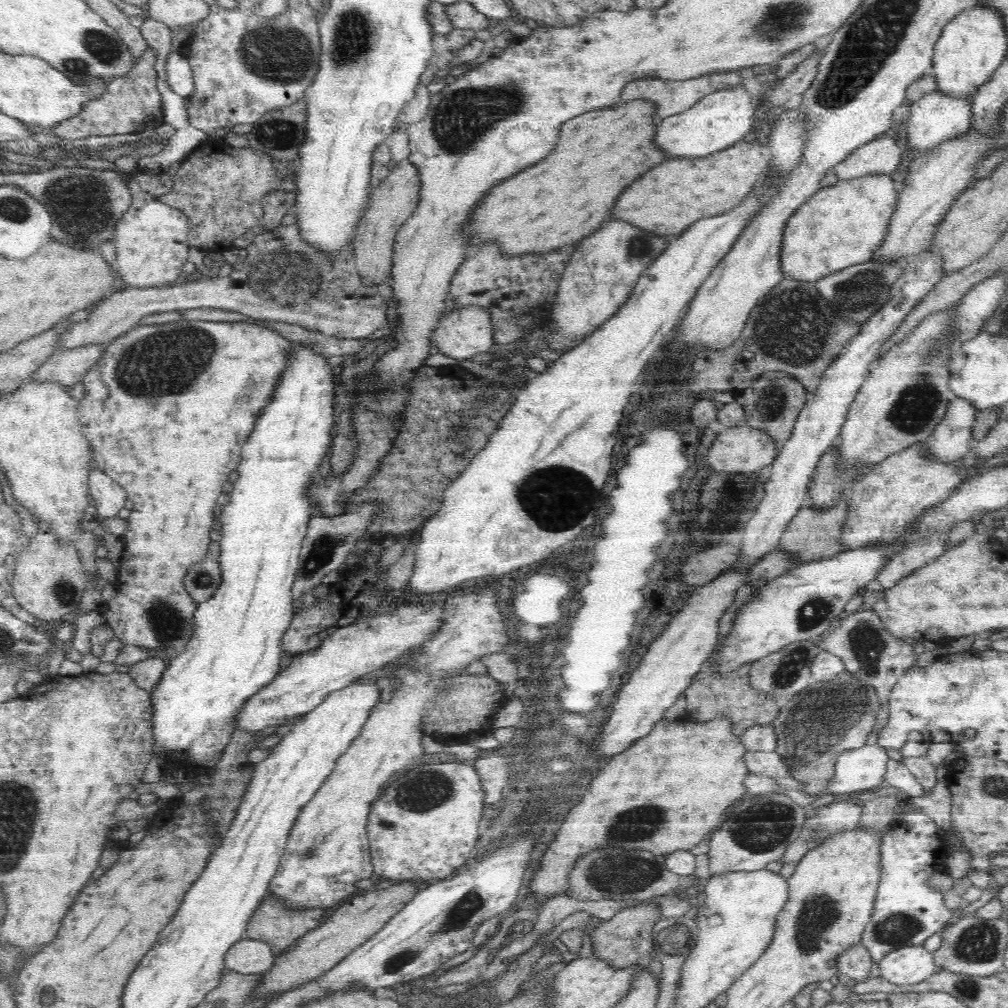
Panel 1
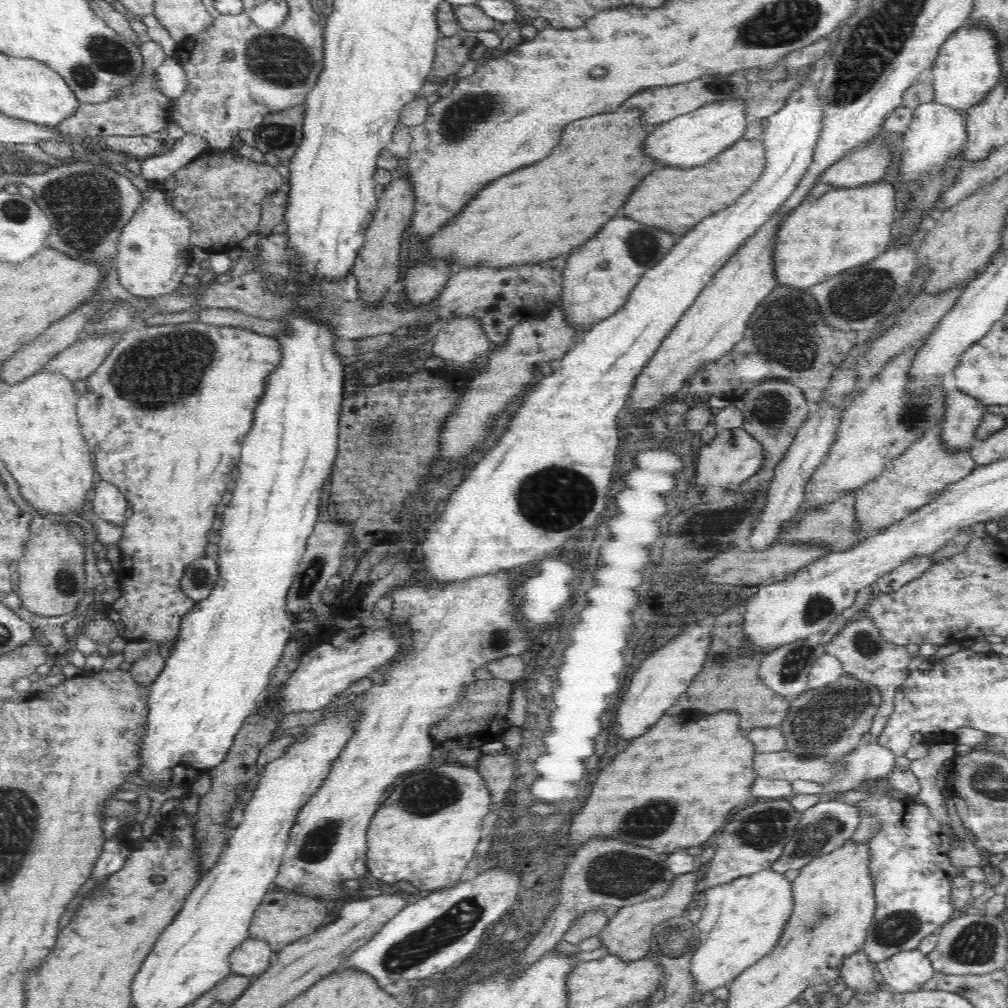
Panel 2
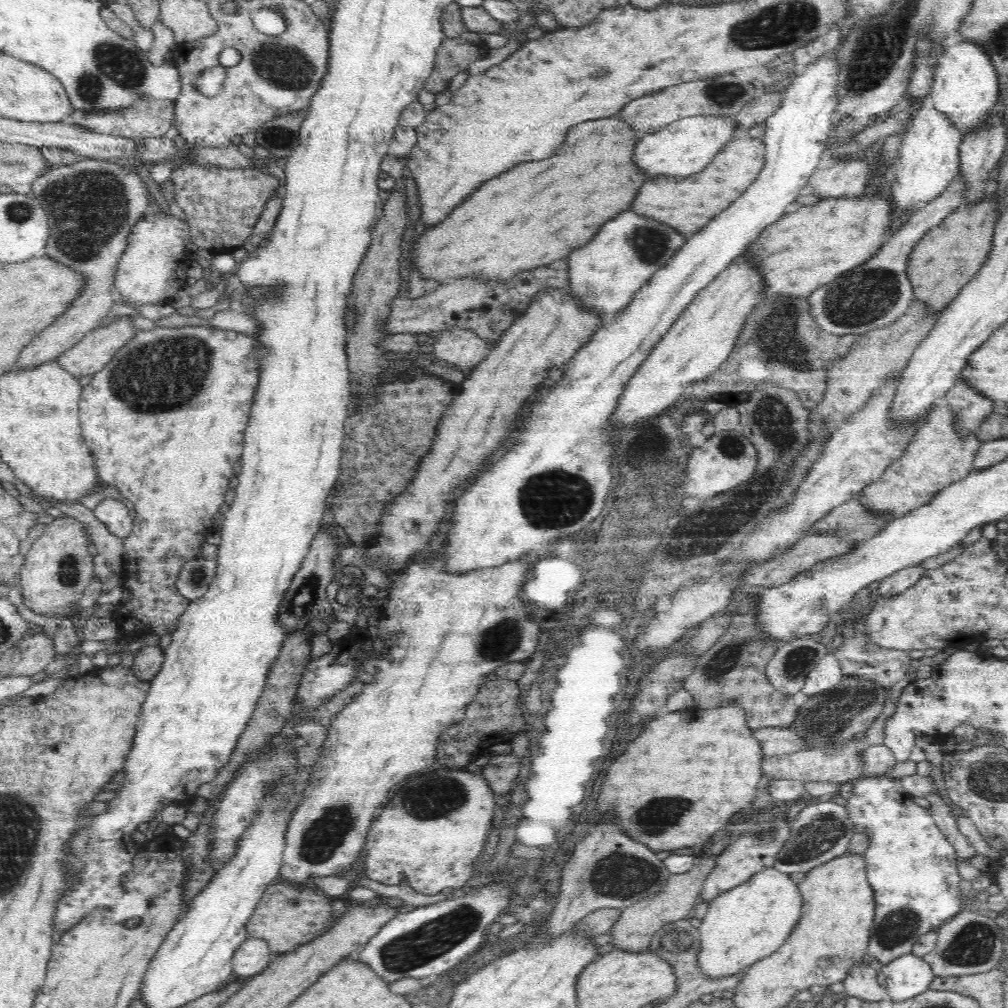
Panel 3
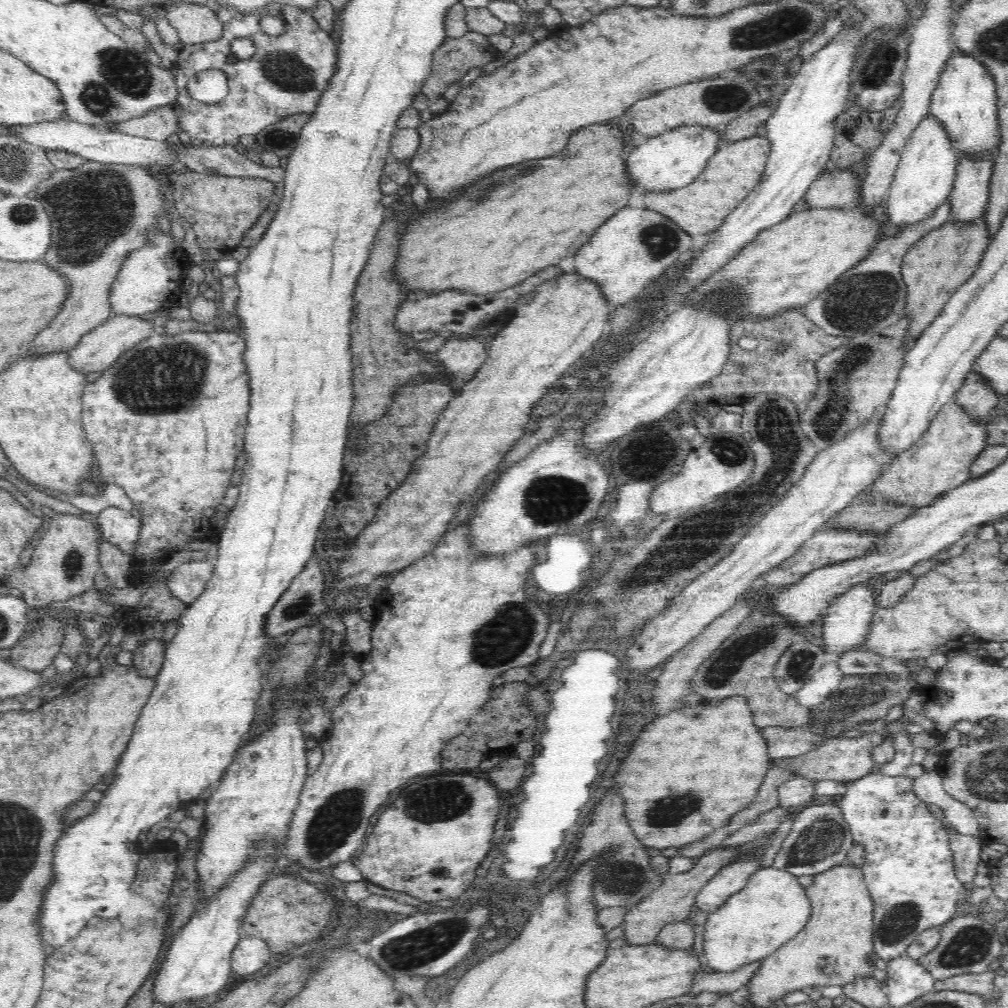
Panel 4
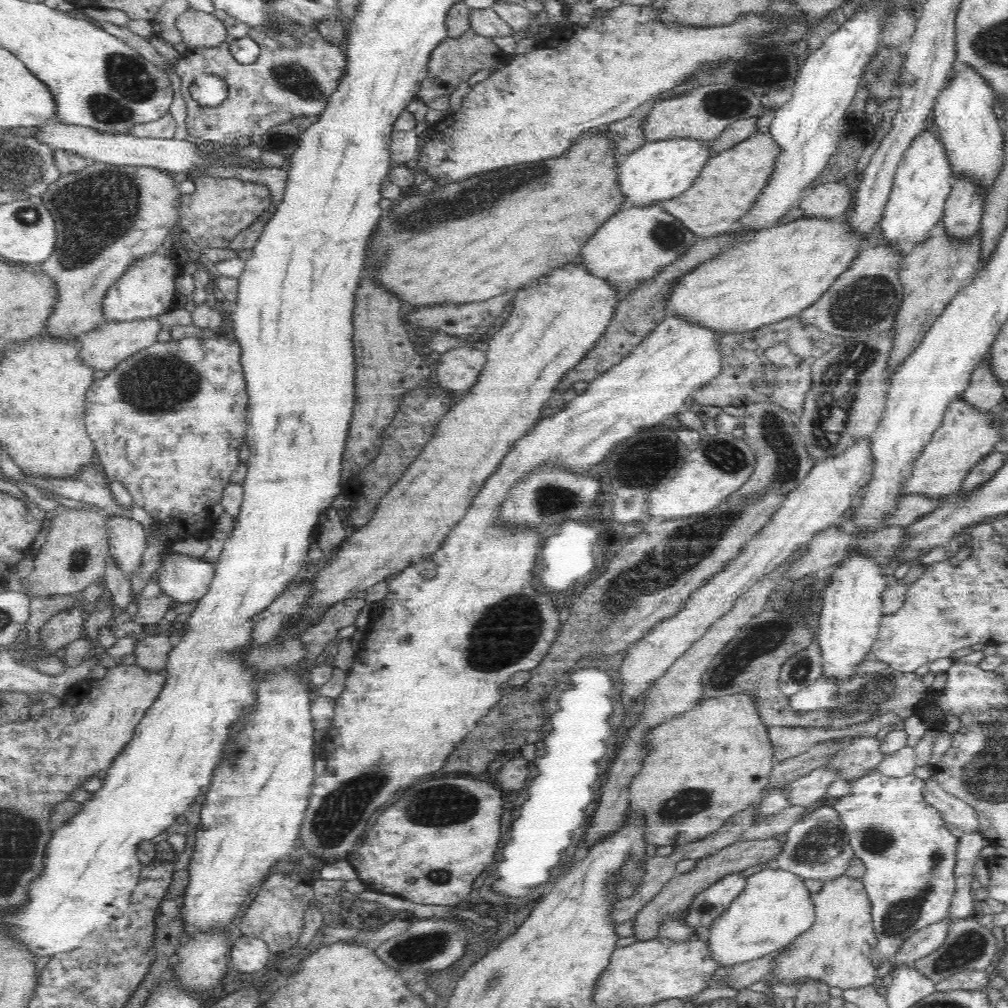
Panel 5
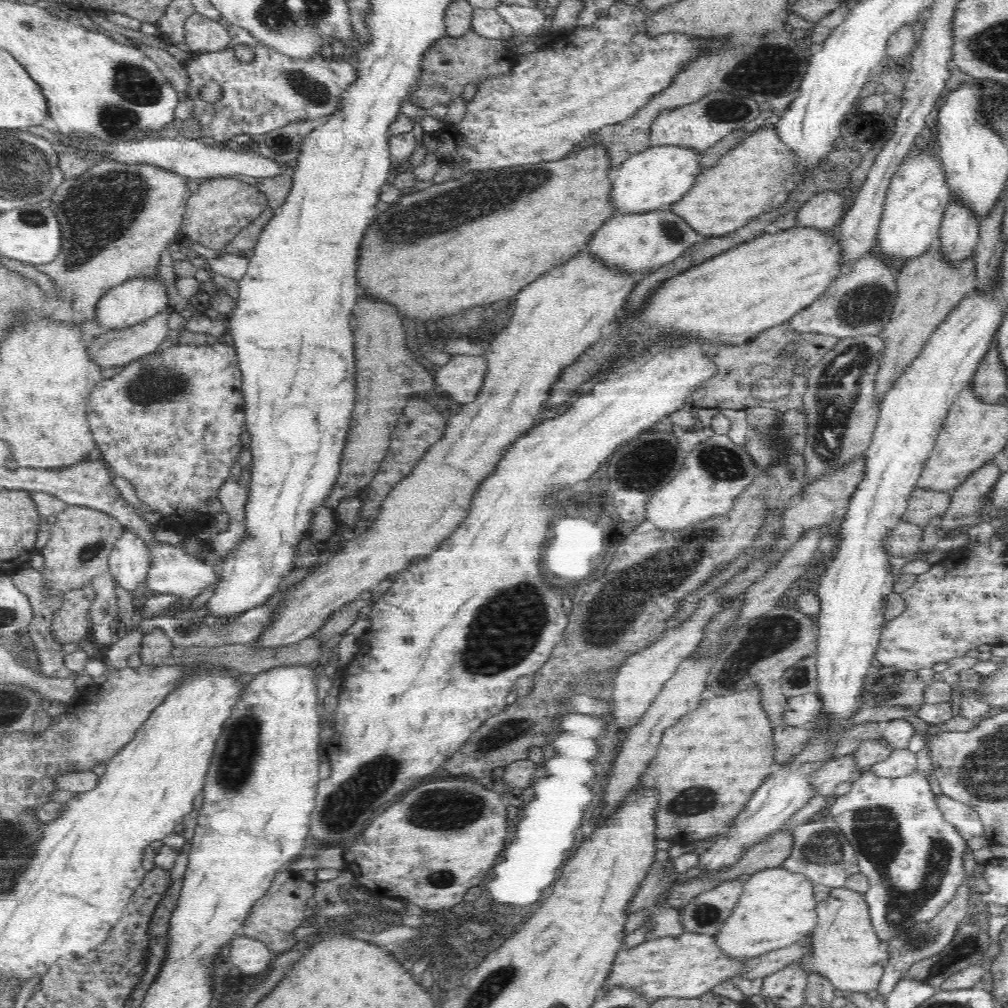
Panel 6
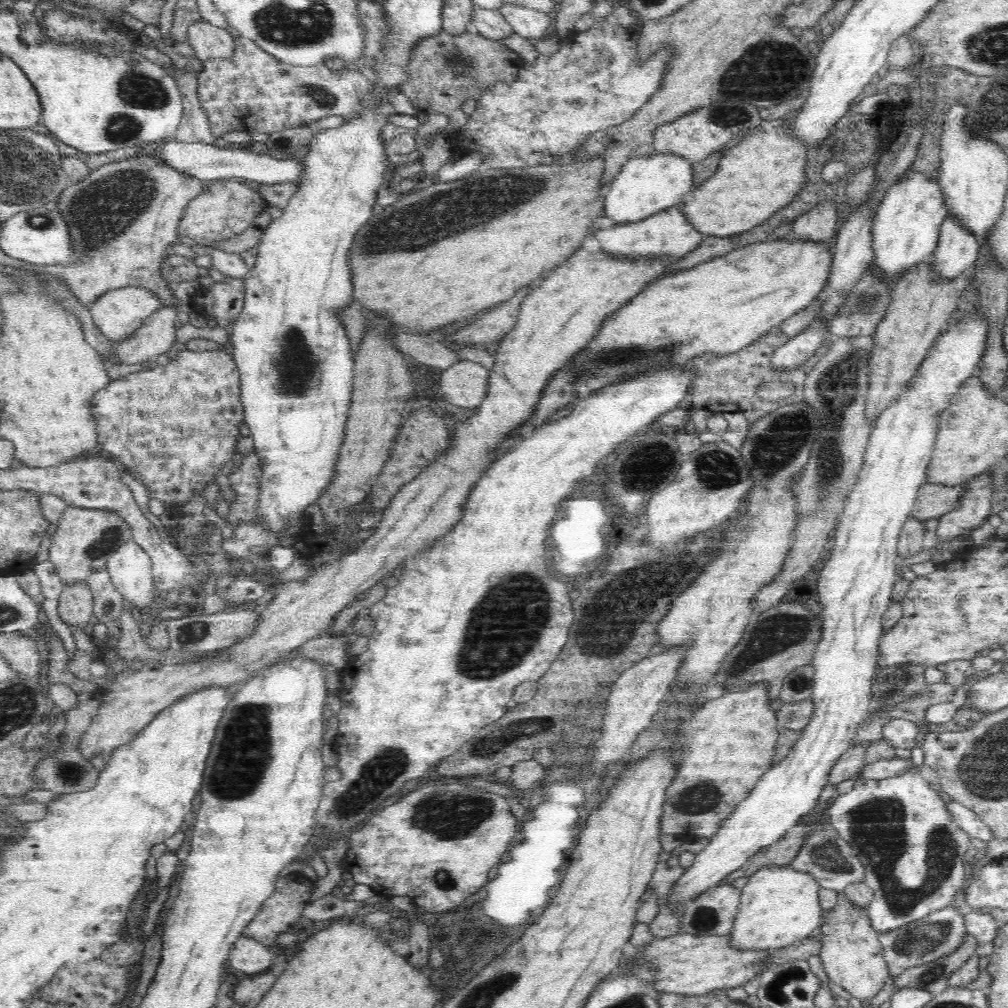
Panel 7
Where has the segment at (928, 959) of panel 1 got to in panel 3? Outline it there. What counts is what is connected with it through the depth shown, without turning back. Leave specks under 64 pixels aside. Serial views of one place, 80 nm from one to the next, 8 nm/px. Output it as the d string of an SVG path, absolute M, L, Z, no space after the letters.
M912 954L900 956L886 965L877 965L877 969L886 977L886 990L894 1003L922 995L936 978L930 965Z

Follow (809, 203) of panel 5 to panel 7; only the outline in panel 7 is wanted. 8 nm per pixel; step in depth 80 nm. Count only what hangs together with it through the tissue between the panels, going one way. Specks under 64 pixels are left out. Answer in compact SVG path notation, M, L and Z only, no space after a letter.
M824 200L816 204L810 212L799 216L792 224L795 240L811 240L826 244L836 234L838 215L835 202Z

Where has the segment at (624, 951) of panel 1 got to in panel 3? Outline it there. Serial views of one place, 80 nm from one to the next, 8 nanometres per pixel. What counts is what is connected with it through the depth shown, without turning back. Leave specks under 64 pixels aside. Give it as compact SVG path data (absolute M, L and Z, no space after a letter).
M701 855L697 863L688 871L682 874L670 875L664 886L658 893L651 894L645 899L639 900L636 904L621 911L620 918L616 920L610 934L613 936L612 944L616 950L627 952L646 952L650 948L653 937L669 923L682 922L688 918L690 910L699 902L699 894L702 892L703 884L716 866L716 855Z

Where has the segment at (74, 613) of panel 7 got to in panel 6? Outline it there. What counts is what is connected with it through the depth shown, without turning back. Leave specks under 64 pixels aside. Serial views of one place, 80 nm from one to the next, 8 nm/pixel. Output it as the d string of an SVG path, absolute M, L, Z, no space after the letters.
M90 584L64 593L63 603L54 611L50 624L52 635L58 639L58 643L74 644L89 638L89 608L94 597Z

